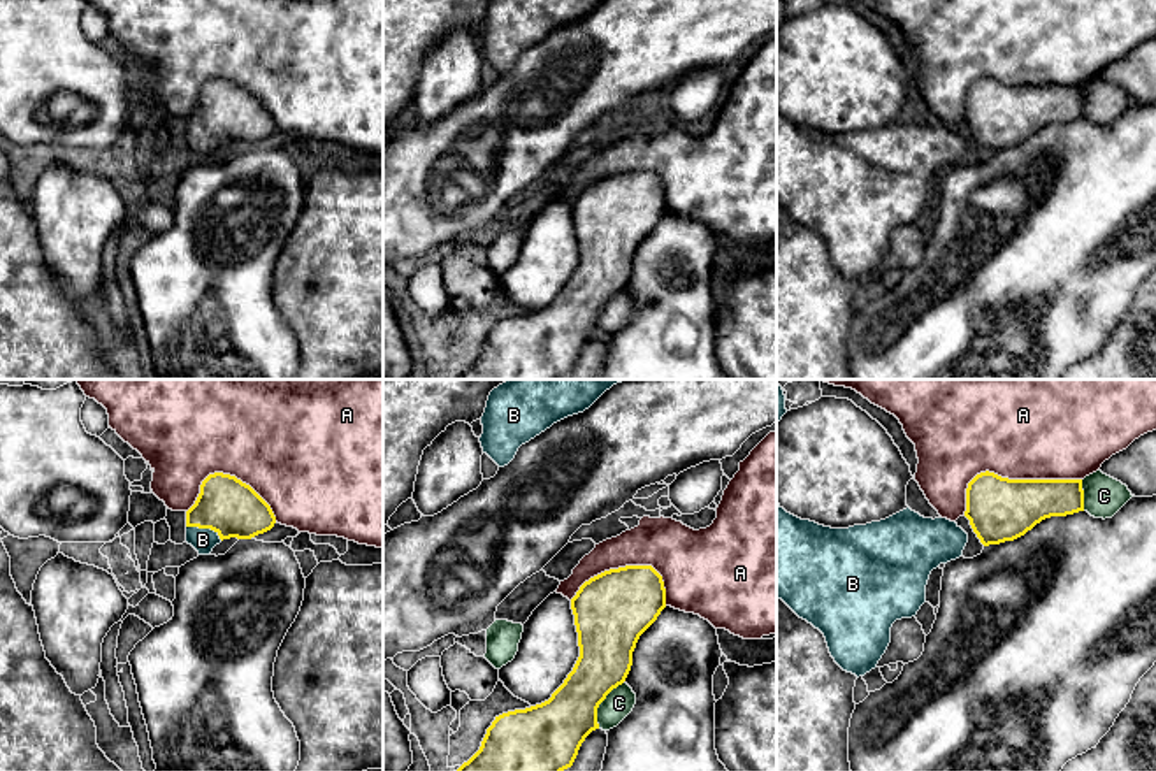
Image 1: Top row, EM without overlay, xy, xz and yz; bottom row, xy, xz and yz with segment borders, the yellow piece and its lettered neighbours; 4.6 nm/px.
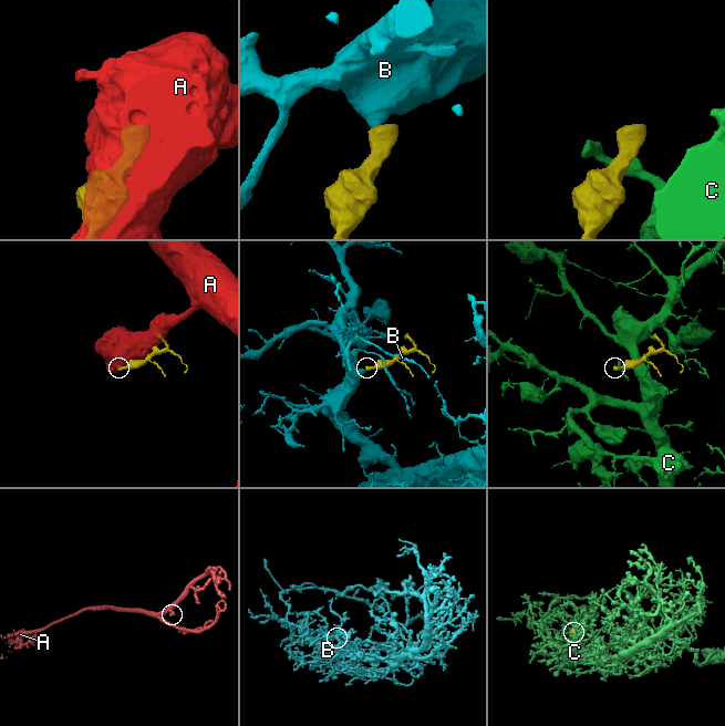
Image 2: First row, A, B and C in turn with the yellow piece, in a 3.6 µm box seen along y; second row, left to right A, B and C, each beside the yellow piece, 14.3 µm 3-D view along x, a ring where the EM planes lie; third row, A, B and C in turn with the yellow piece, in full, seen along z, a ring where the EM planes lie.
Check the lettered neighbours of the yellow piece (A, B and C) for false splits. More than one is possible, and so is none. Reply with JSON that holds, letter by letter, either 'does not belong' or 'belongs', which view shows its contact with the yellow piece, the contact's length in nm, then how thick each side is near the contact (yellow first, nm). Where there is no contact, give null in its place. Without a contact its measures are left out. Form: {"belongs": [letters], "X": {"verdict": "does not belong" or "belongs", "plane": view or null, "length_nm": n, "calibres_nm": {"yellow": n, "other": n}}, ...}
{"belongs": ["B"], "A": {"verdict": "does not belong", "plane": "yz", "length_nm": 550, "calibres_nm": {"yellow": 300, "other": 500}}, "B": {"verdict": "belongs", "plane": "xy", "length_nm": 180, "calibres_nm": {"yellow": 260, "other": 110}}, "C": {"verdict": "does not belong", "plane": "xz", "length_nm": 240, "calibres_nm": {"yellow": 280, "other": 140}}}

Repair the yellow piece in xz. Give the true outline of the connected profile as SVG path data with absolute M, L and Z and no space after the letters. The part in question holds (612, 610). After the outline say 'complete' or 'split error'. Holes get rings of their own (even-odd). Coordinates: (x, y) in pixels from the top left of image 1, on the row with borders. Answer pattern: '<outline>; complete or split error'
M625 566L585 581L571 599L580 657L564 683L541 704L495 717L480 750L457 771L564 771L585 738L599 729L597 708L622 685L639 636L666 608L662 576L652 566Z; complete

